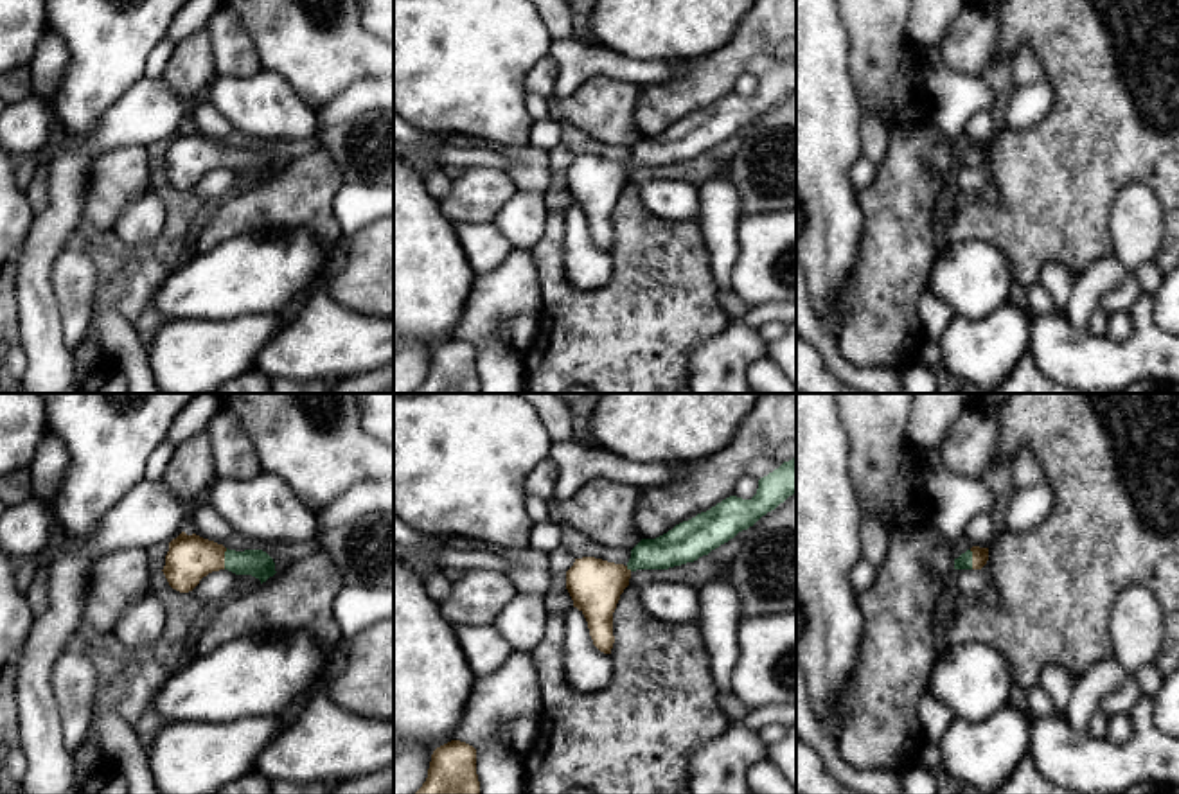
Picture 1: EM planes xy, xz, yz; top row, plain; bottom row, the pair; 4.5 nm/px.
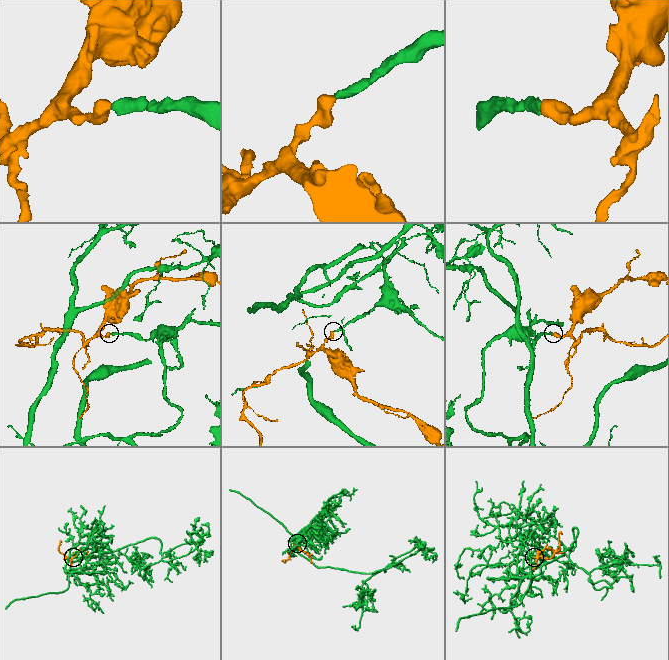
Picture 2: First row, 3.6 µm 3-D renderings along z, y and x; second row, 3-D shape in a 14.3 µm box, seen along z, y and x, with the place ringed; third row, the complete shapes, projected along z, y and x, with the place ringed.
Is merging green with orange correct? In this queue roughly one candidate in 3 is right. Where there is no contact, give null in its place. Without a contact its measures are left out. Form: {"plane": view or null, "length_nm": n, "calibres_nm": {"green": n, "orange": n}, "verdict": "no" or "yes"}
{"plane": "xy", "length_nm": 100, "calibres_nm": {"green": 120, "orange": 200}, "verdict": "yes"}

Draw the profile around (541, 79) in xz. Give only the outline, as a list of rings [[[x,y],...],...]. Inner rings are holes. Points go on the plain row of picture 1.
[[[554,57],[541,59],[525,79],[525,92],[550,97],[559,75],[559,65]]]

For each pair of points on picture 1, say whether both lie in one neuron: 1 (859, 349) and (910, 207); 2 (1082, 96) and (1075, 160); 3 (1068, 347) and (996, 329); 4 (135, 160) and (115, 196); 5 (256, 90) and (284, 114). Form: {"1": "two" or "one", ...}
{"1": "one", "2": "one", "3": "two", "4": "one", "5": "one"}

